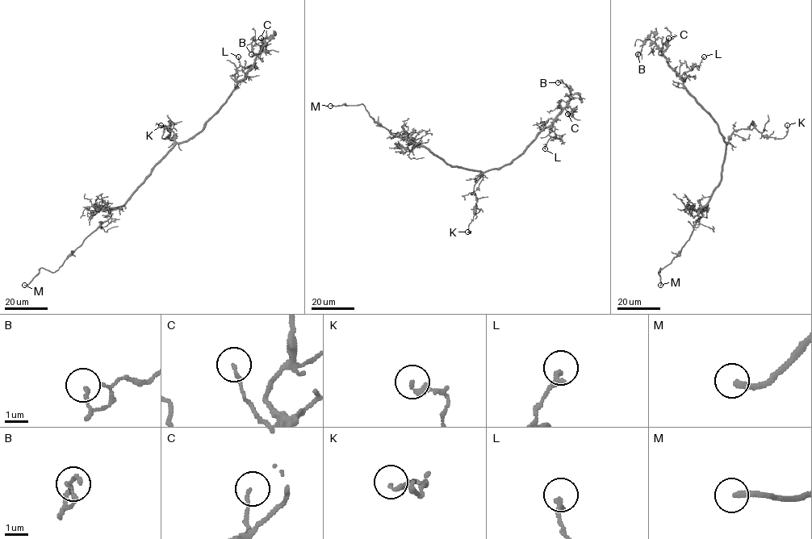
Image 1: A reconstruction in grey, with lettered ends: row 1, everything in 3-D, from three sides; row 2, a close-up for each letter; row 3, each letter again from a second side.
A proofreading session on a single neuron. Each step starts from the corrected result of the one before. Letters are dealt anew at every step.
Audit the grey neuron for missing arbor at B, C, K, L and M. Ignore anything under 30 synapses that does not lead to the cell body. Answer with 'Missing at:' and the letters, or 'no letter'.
Missing at: M

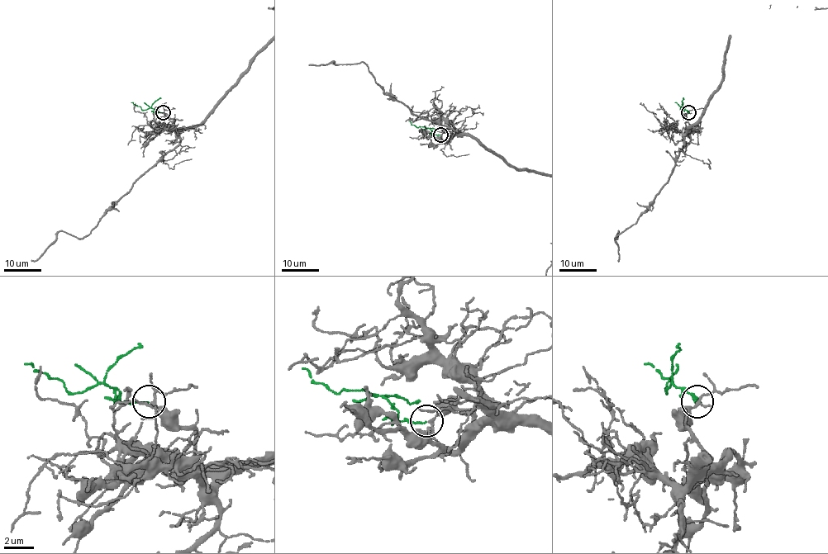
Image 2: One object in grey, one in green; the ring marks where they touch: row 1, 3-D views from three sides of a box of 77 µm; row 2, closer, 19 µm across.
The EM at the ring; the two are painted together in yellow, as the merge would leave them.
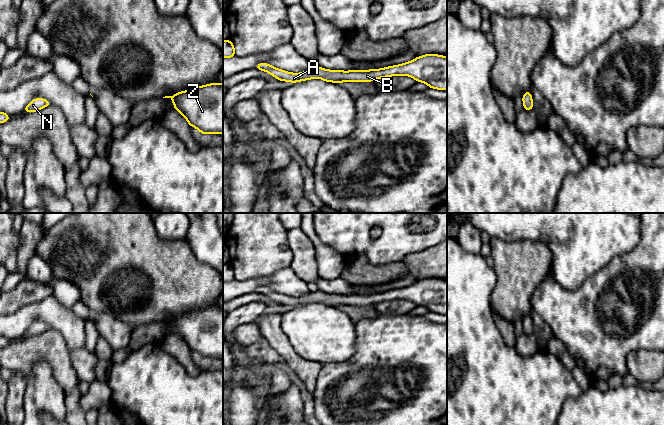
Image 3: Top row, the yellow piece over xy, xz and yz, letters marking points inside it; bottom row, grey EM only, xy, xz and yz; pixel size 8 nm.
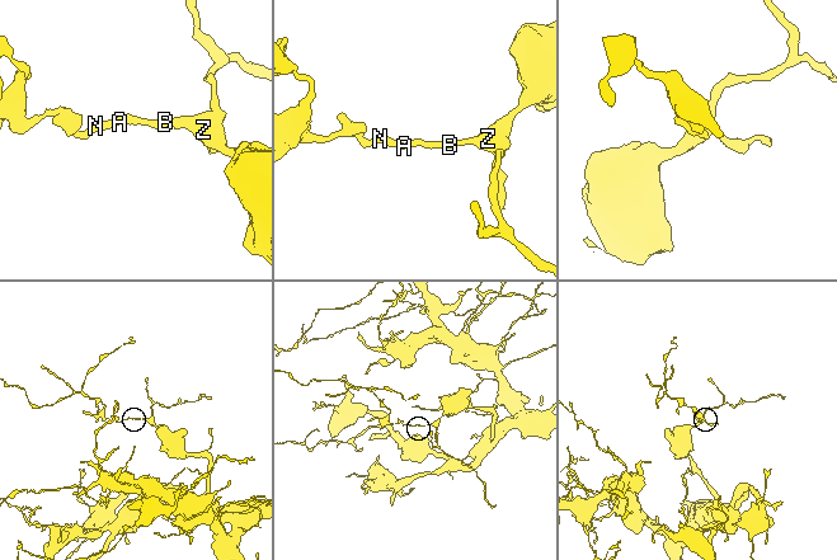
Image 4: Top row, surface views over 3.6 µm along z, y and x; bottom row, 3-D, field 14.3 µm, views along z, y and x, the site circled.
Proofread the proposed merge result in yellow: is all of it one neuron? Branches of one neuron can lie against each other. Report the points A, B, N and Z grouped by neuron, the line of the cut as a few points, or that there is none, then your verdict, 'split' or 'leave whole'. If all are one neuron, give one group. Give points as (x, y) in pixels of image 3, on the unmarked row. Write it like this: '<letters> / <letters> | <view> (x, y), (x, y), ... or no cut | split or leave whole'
A B N Z | no cut | leave whole

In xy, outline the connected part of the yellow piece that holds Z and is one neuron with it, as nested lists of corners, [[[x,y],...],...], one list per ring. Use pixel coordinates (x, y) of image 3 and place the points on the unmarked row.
[[[211,307],[163,322],[171,322],[175,334],[202,359],[223,358],[223,308]]]

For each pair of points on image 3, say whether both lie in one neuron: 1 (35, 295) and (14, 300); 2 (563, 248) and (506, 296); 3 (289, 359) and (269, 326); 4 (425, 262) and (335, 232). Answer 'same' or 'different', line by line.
1: same
2: different
3: same
4: different

